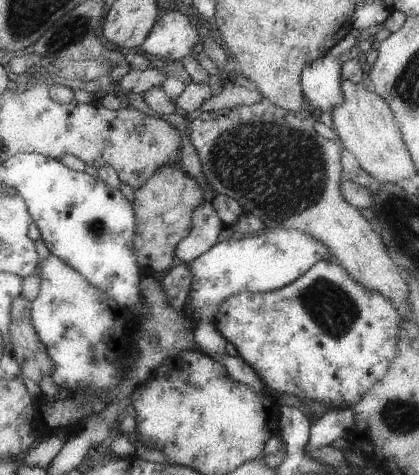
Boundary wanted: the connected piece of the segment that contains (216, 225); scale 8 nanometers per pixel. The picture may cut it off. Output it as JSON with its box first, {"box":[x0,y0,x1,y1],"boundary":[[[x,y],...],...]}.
{"box":[173,201,223,263],"boundary":[[[203,201],[191,212],[189,232],[177,242],[173,250],[174,263],[185,263],[197,258],[217,242],[223,224],[211,202]]]}

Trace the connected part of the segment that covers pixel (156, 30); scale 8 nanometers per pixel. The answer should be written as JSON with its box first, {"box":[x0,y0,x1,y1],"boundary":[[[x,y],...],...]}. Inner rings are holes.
{"box":[140,8,200,61],"boundary":[[[173,8],[166,10],[161,18],[156,19],[140,48],[145,56],[181,61],[194,48],[198,48],[200,42],[189,16]]]}

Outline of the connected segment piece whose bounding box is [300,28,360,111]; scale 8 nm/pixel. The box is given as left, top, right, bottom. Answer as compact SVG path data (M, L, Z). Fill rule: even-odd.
M351 29L333 48L327 50L323 58L303 66L300 85L308 104L321 111L331 111L343 102L340 78L341 54L345 54L357 44L359 31Z

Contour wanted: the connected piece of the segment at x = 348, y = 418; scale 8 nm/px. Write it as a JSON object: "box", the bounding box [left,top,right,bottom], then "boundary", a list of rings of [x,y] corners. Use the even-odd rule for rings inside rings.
{"box":[304,408,353,454],"boundary":[[[334,408],[326,410],[323,416],[311,421],[309,438],[304,446],[304,454],[331,445],[337,438],[348,438],[349,431],[353,428],[353,414],[351,410]]]}

